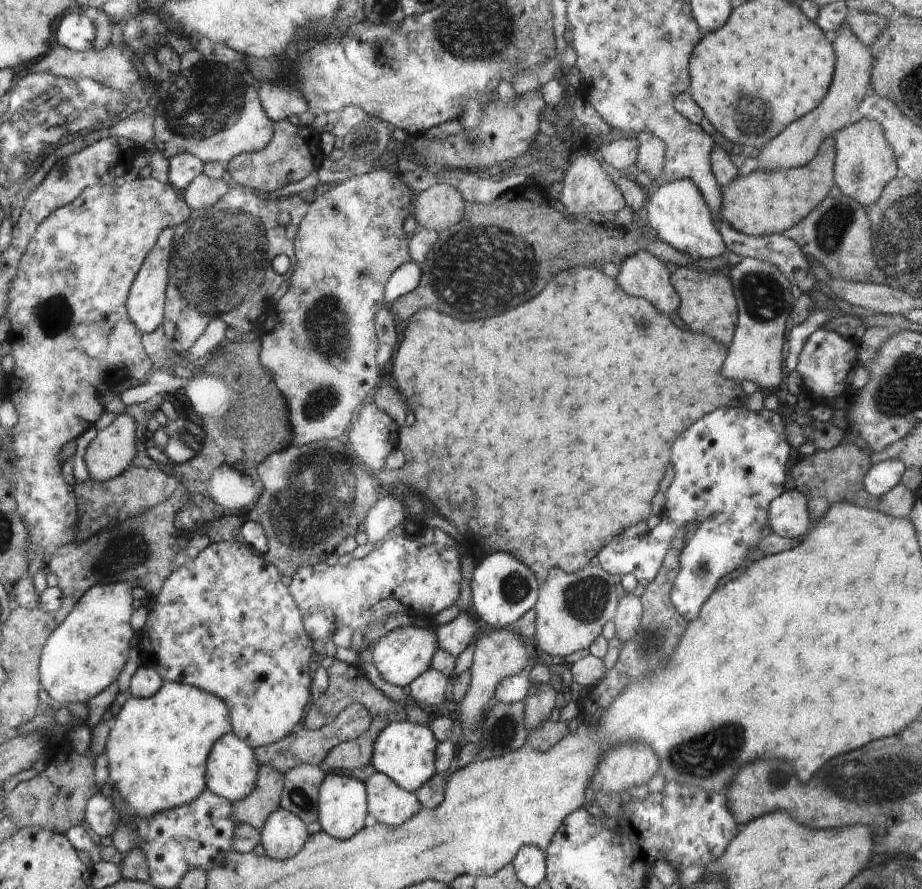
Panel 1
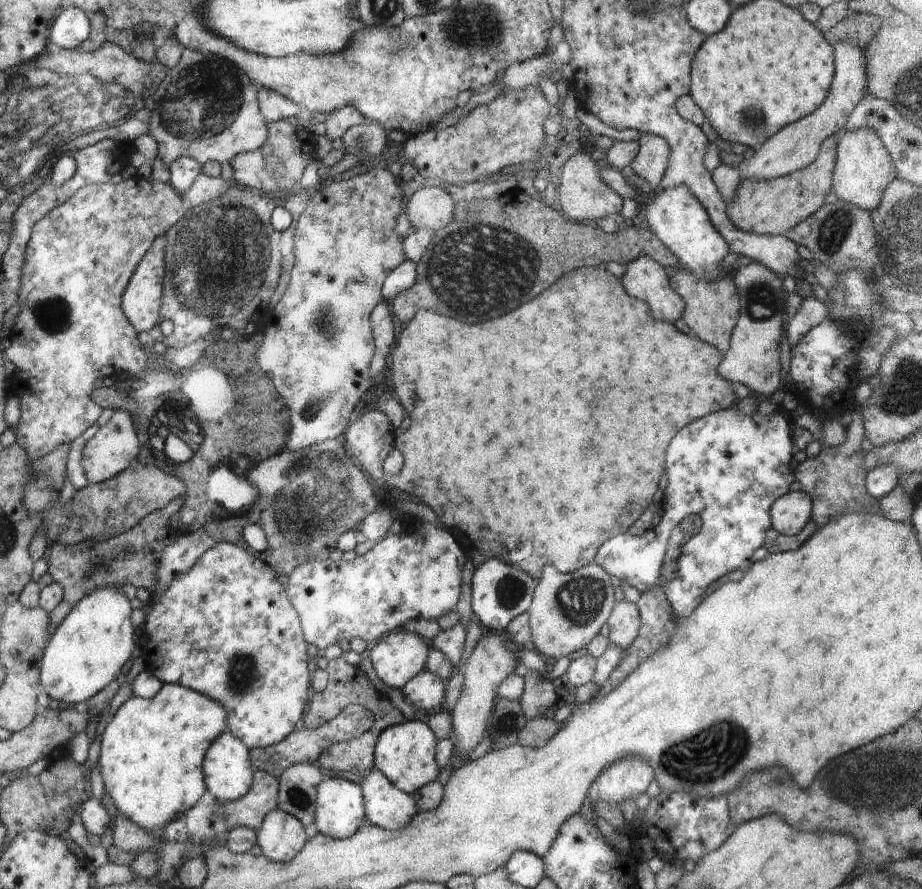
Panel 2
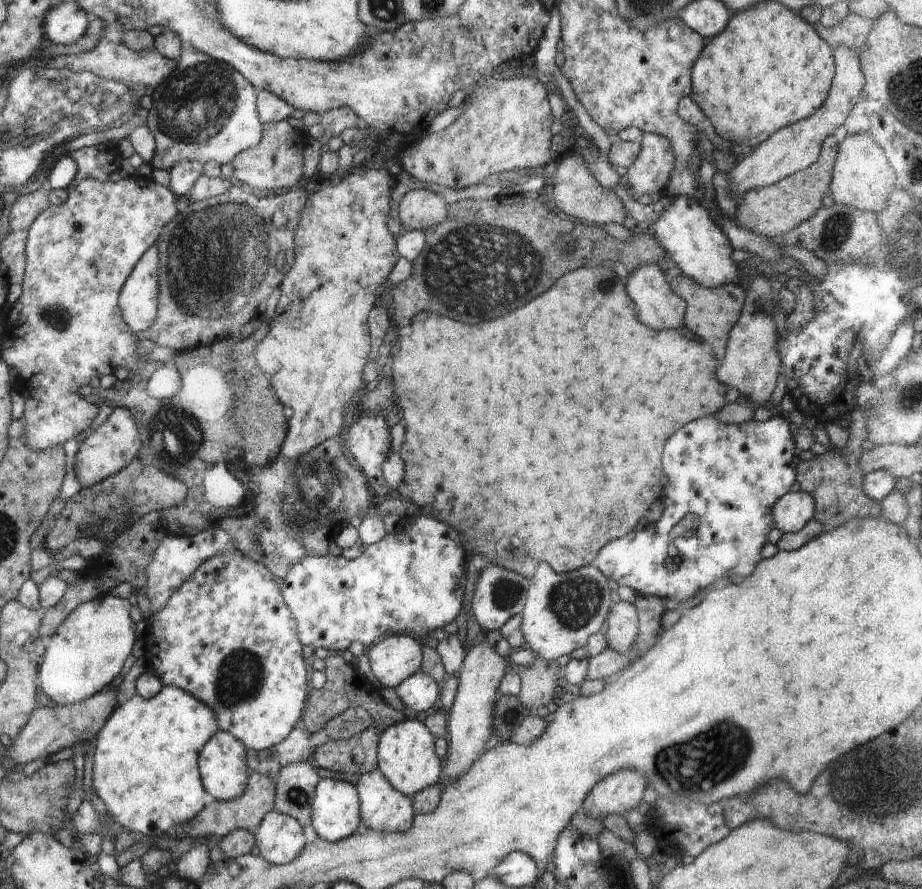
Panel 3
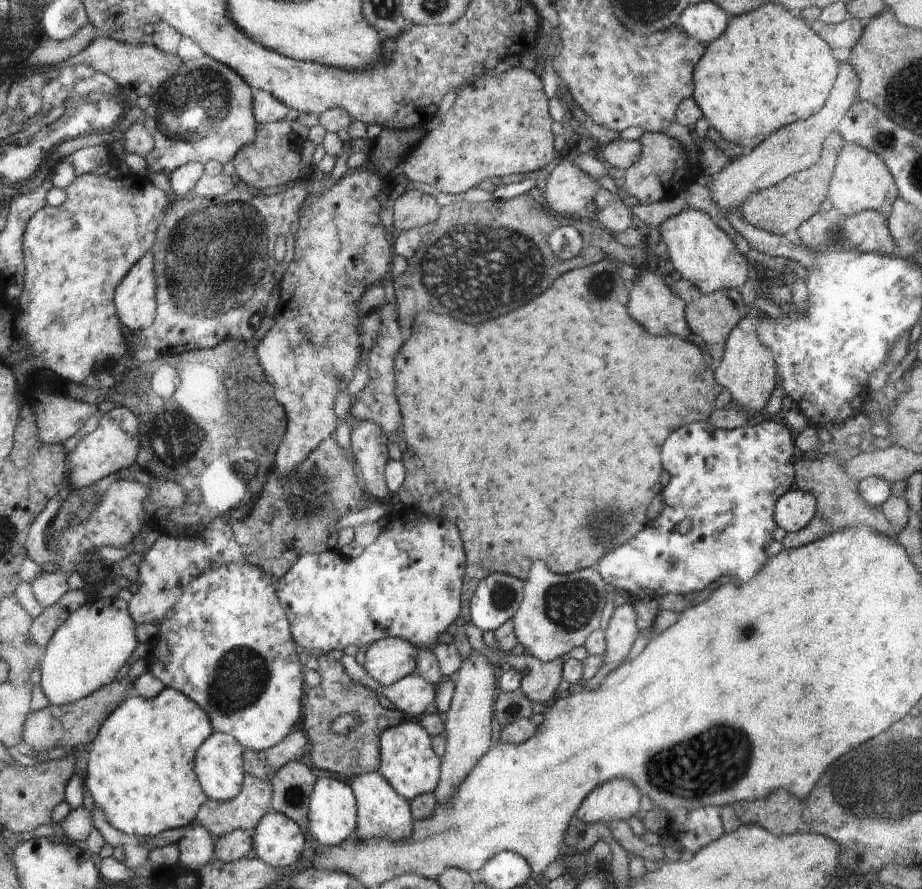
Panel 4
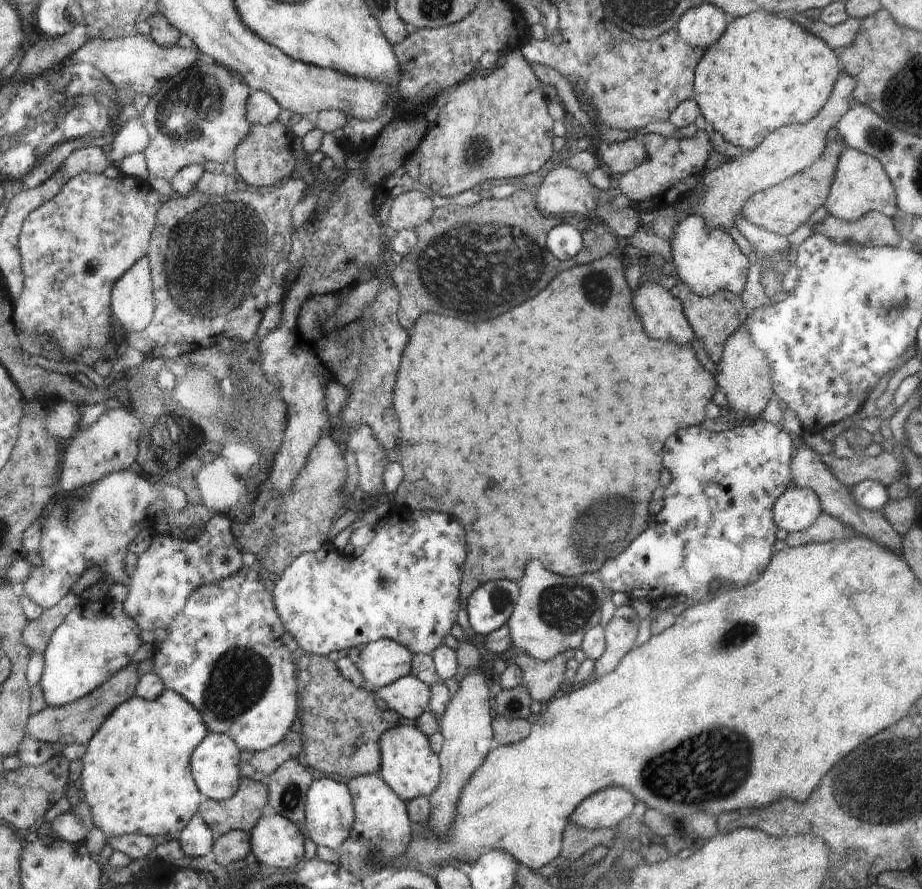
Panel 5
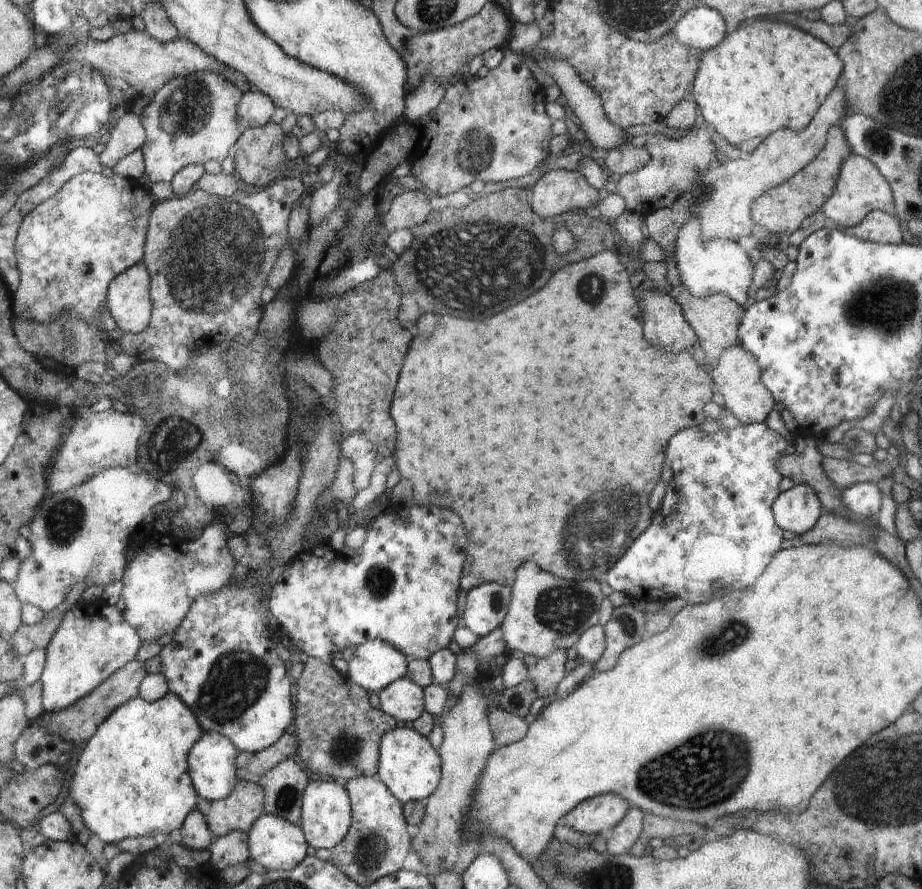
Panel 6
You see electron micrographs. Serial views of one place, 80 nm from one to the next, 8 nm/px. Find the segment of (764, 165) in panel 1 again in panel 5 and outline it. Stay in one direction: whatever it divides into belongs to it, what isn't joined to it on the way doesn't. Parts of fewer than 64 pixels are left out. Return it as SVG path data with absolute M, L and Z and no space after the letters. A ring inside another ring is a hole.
M840 74L827 103L814 118L805 123L781 126L768 134L755 149L745 152L741 157L729 159L712 172L706 171L700 182L685 196L689 204L686 211L673 213L670 217L656 214L656 218L650 224L654 234L671 242L675 224L679 224L679 220L690 213L701 214L708 222L709 229L728 231L735 226L736 217L740 216L743 204L746 204L753 194L784 182L793 174L807 169L822 156L830 130L853 105L855 88L856 79L852 78L852 75Z

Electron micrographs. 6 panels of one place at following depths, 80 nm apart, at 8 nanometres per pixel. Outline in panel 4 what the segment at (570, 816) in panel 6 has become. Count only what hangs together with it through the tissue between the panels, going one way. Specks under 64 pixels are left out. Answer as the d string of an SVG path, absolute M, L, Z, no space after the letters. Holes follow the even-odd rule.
M630 779L605 782L590 793L575 815L585 823L604 823L616 819L629 820L640 810L642 791Z

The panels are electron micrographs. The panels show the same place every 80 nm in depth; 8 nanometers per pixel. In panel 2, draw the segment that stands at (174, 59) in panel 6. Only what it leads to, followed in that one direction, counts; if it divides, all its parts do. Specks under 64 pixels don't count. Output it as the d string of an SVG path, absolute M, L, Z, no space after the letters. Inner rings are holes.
M107 40L94 52L54 47L48 54L44 54L44 58L38 58L35 66L36 68L29 69L30 72L28 72L31 88L47 86L48 84L62 88L62 76L83 75L84 73L91 74L94 78L107 83L122 85L130 92L133 99L131 116L145 108L146 98L155 92L159 82L168 71L168 68L158 60L154 63L138 61L132 53L127 54L119 45Z

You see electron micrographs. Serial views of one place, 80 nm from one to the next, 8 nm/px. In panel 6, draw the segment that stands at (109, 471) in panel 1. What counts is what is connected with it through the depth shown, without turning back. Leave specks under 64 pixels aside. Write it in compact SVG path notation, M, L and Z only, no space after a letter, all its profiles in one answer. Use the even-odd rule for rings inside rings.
M87 407L73 410L72 424L65 433L64 444L49 471L49 490L63 493L75 489L104 469L129 467L136 462L136 446L144 432L144 420L140 416L121 413L112 407L99 413L88 412Z

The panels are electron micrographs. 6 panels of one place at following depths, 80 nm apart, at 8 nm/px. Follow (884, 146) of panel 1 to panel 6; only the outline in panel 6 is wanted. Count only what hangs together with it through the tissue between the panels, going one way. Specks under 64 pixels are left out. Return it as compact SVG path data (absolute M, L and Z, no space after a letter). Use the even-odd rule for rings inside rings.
M850 153L841 164L833 193L821 206L826 220L829 224L837 226L838 229L855 227L871 210L895 214L895 200L888 181L882 176L877 166L866 157L856 153Z

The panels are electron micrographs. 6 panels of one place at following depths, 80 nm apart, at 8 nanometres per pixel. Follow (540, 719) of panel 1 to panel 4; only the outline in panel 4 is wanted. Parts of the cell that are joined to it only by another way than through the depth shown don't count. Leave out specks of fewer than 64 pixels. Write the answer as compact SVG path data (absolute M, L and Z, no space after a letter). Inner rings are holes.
M508 654L507 662L521 676L520 690L530 702L549 705L563 678L563 660L541 661L534 655Z

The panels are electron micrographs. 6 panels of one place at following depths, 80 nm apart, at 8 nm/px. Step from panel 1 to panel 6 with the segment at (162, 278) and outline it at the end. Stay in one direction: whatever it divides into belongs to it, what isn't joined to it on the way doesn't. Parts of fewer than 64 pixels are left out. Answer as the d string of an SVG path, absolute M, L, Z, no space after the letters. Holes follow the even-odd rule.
M143 262L131 266L110 282L107 309L117 324L118 333L136 334L147 329L154 308L150 288L150 272Z

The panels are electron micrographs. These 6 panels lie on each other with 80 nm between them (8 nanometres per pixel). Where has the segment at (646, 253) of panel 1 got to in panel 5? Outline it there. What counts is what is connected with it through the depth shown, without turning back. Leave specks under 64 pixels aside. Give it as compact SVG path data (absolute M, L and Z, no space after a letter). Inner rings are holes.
M646 281L639 286L633 306L644 322L644 330L648 330L652 338L690 344L695 332L692 332L683 303L659 283Z

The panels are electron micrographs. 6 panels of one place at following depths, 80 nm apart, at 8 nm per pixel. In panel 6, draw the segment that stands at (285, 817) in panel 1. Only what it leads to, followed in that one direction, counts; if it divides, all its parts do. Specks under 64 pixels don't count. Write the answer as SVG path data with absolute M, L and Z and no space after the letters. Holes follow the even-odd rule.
M265 812L264 816L259 817L247 833L251 858L261 870L289 871L294 869L306 860L306 854L308 854L309 844L306 844L305 834L302 834L302 831L288 819Z

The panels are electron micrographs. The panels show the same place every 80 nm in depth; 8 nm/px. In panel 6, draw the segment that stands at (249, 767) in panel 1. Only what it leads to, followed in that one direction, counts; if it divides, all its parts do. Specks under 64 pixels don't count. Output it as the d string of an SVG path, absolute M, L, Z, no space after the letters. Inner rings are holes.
M203 733L199 741L188 753L191 781L199 793L199 798L221 801L231 796L238 784L238 750L231 739L223 734Z

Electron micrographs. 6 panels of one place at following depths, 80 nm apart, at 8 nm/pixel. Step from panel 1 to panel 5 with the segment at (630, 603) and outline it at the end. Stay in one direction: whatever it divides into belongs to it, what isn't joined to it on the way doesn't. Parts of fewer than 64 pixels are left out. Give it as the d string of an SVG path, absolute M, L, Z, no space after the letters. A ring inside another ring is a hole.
M623 605L615 610L605 630L605 651L595 660L593 678L603 677L619 666L619 662L635 648L638 620L632 606Z

